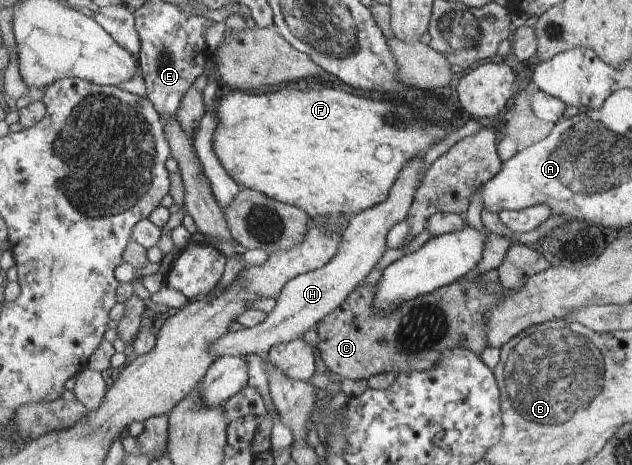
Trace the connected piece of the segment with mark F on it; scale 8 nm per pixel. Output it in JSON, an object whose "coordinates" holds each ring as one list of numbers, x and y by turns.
{"coordinates":[[285,84,284,88,280,88,277,91,260,94,253,94,251,91,233,90,228,94,221,95,219,100,217,110,219,112,219,126,217,126,213,136,213,148,217,158,223,163,225,170,235,182,239,183,239,186,259,191,261,194,266,194,269,198,277,200,277,202,296,206,310,217,318,217,319,215,335,216,338,214,351,217,363,212,363,210,377,206,381,202,385,202,389,198,393,184,397,182,397,178,400,177,404,166,412,162,413,158,424,156,429,148,433,148,437,142,441,142,451,132,449,128,443,128,443,126,435,124,429,118,423,118,423,134,405,134,405,130,411,128,411,126,382,126,382,123,387,123,385,121,385,114,388,112,387,108,387,104,385,105,382,101,370,100,370,98,365,98,363,95,357,96,357,94,351,94,351,92,344,92,341,88,332,88,330,86,326,86,321,90,308,88,297,90,293,86]]}

